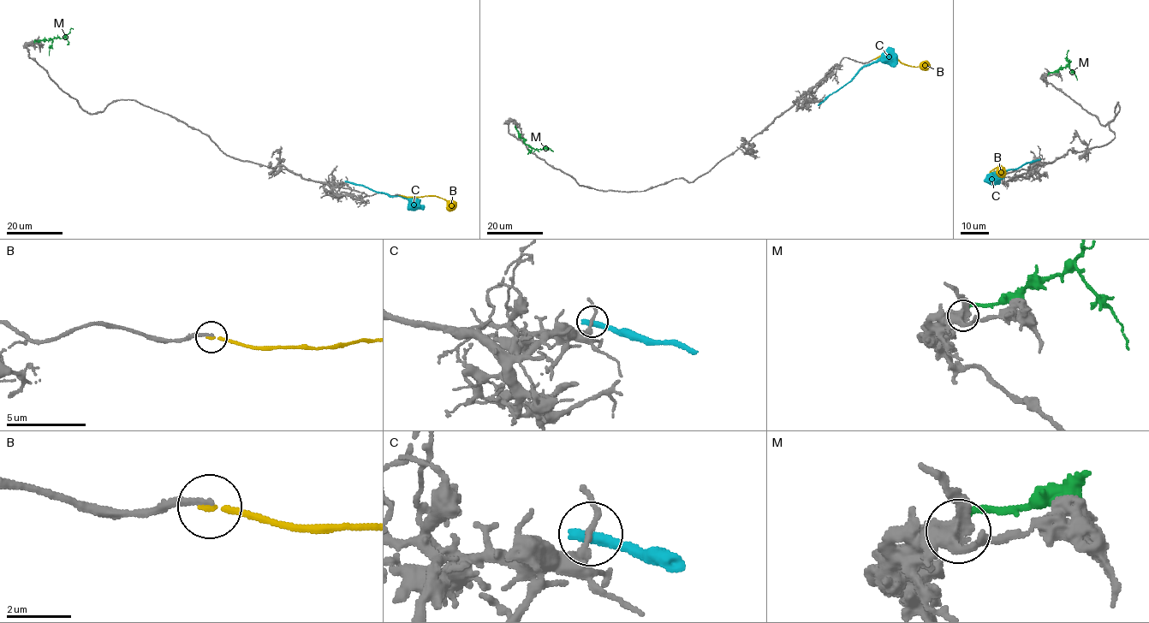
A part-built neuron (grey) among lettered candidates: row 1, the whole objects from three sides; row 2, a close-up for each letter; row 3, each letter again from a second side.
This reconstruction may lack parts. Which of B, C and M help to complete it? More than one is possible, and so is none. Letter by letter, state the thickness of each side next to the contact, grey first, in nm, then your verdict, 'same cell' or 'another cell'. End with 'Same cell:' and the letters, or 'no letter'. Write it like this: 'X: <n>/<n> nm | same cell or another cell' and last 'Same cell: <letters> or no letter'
B: 190/180 nm | another cell
C: 170/440 nm | another cell
M: 380/200 nm | another cell
Same cell: no letter

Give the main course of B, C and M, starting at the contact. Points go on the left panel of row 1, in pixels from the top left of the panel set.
B: (399, 195), (437, 196), (443, 198), (454, 210)
C: (347, 180), (389, 195), (407, 198), (424, 209)
M: (35, 42), (64, 38), (73, 29)

